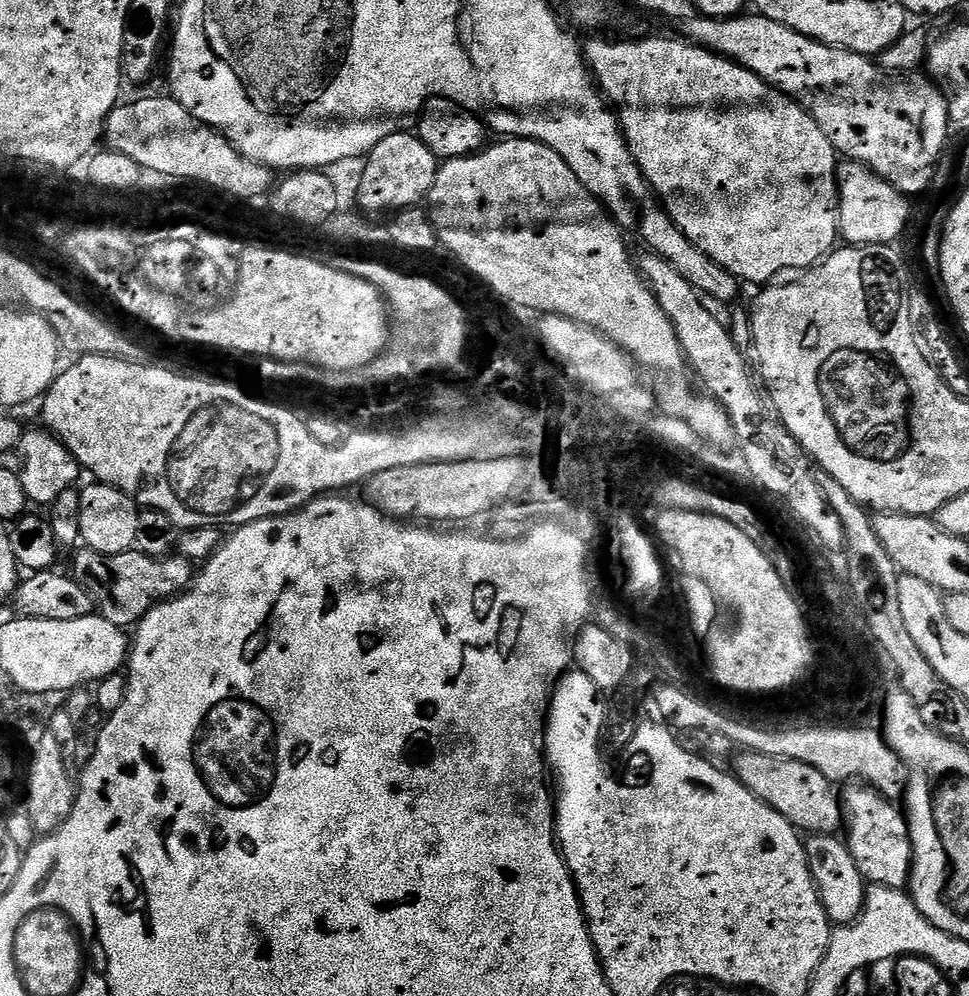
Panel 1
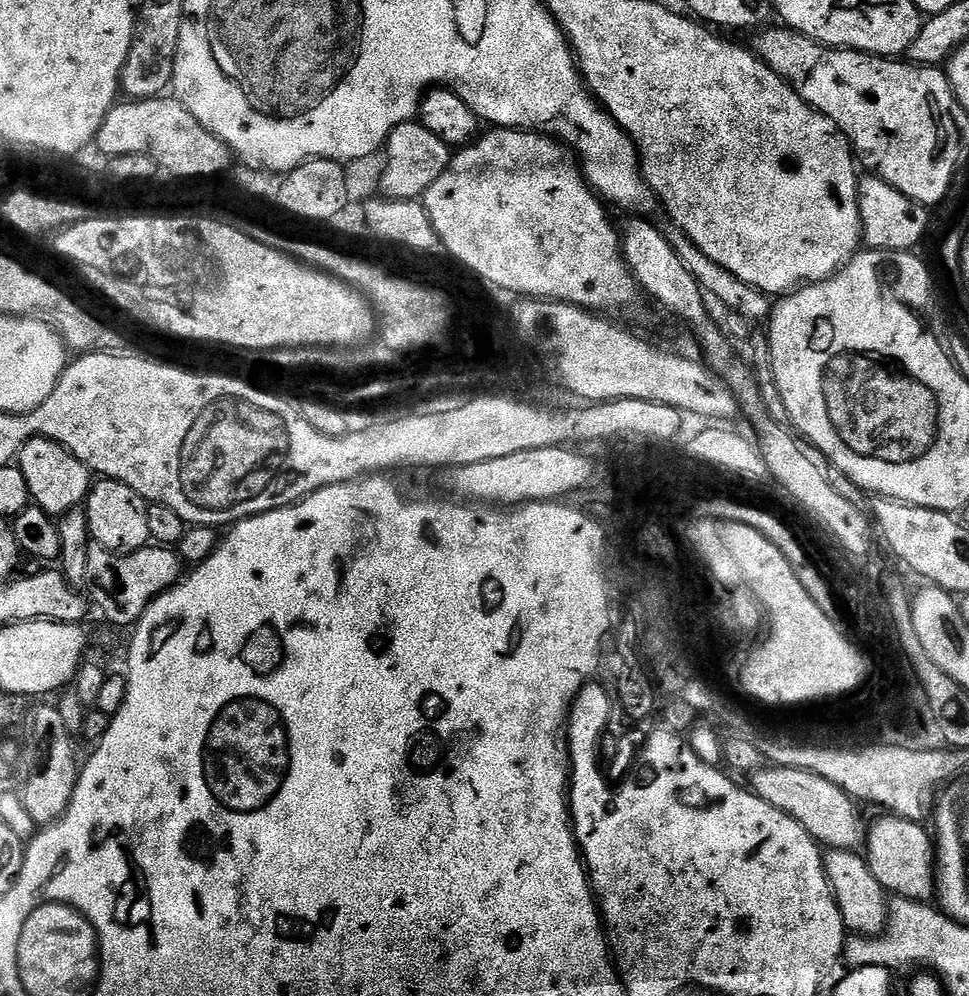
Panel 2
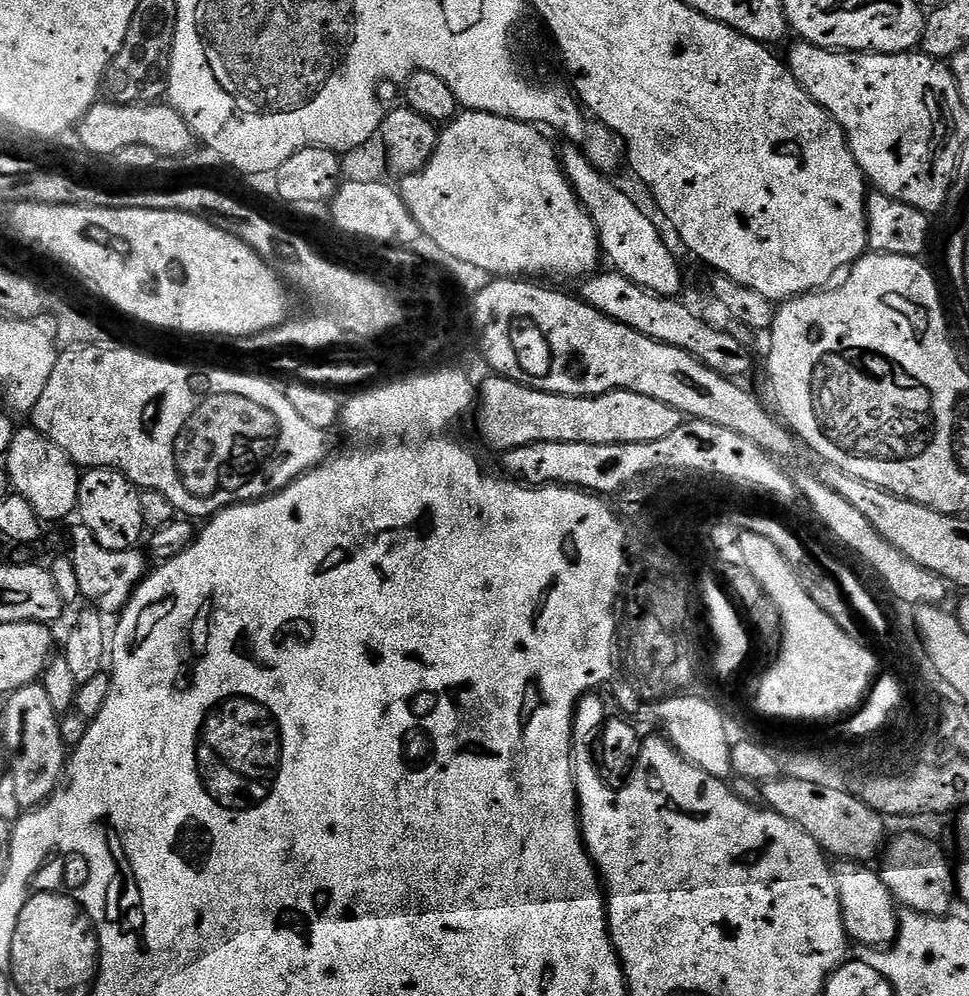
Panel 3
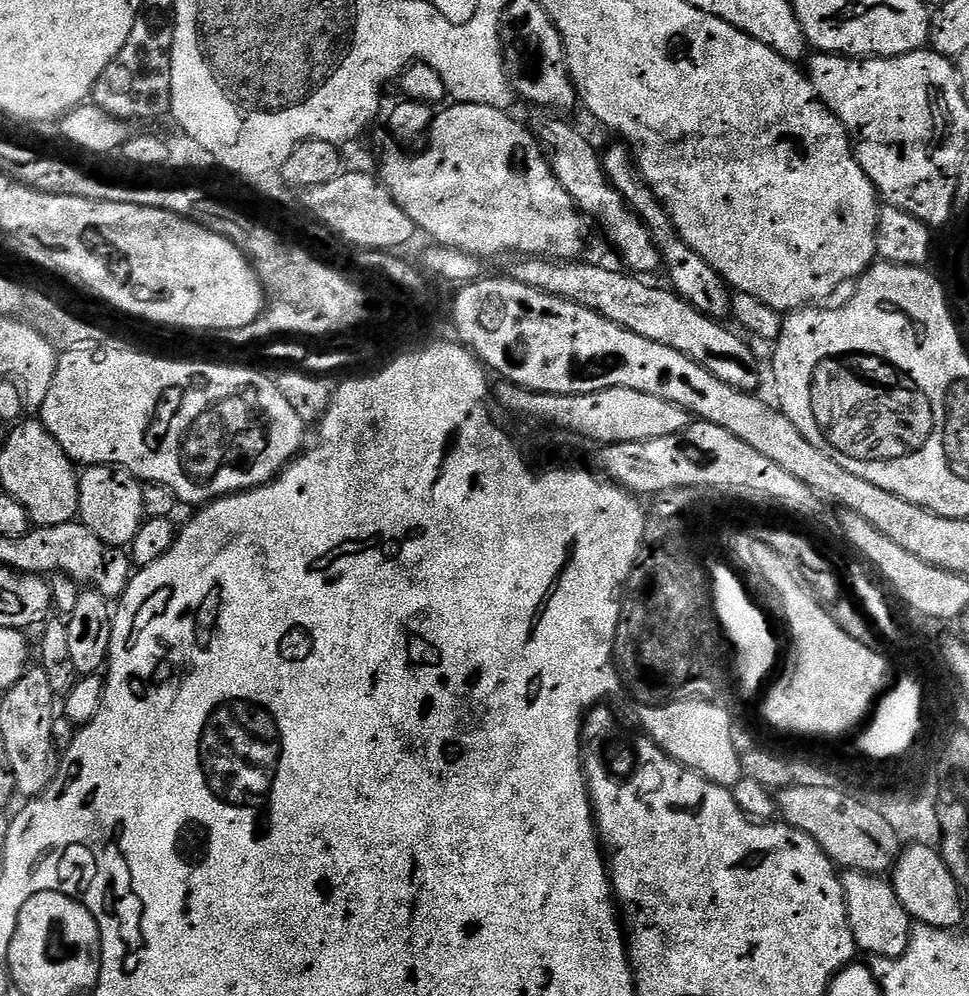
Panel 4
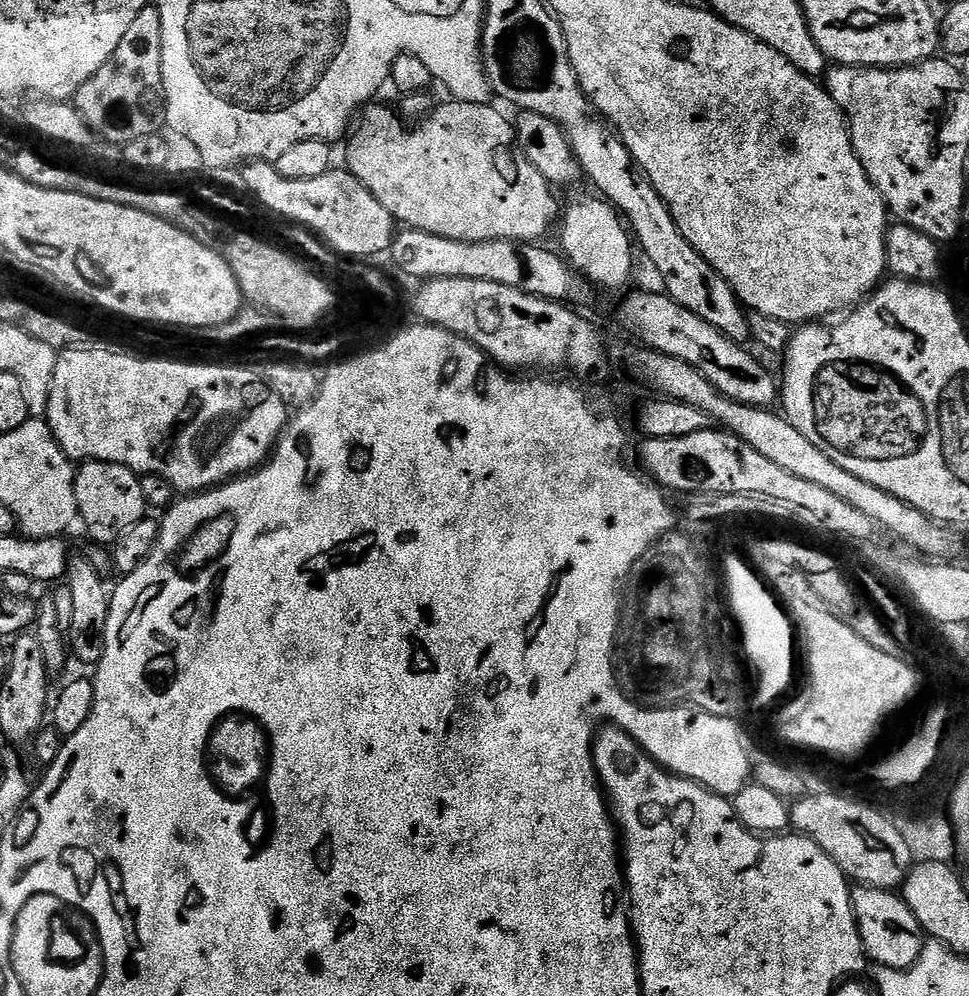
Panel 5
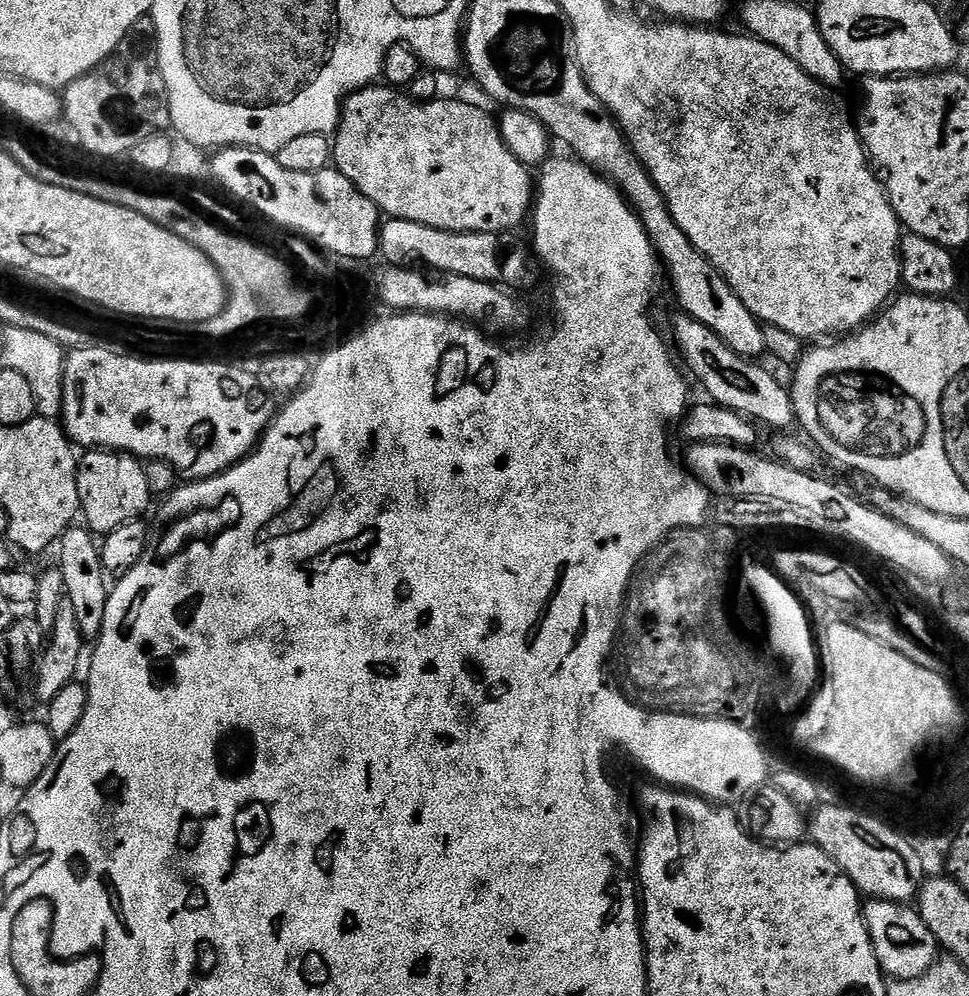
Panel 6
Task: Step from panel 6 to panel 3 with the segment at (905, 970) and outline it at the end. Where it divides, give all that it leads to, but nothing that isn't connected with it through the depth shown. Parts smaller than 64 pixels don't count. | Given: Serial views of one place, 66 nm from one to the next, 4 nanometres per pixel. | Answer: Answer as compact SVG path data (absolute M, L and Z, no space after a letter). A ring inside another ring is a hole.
M840 862L835 865L836 885L838 886L838 894L840 895L840 905L842 906L842 922L844 929L848 932L849 941L860 944L868 944L869 949L880 950L885 946L895 944L897 936L900 935L900 918L898 915L898 901L893 896L892 891L886 886L886 882L881 878L879 871L873 870L871 867L865 866L860 862Z

